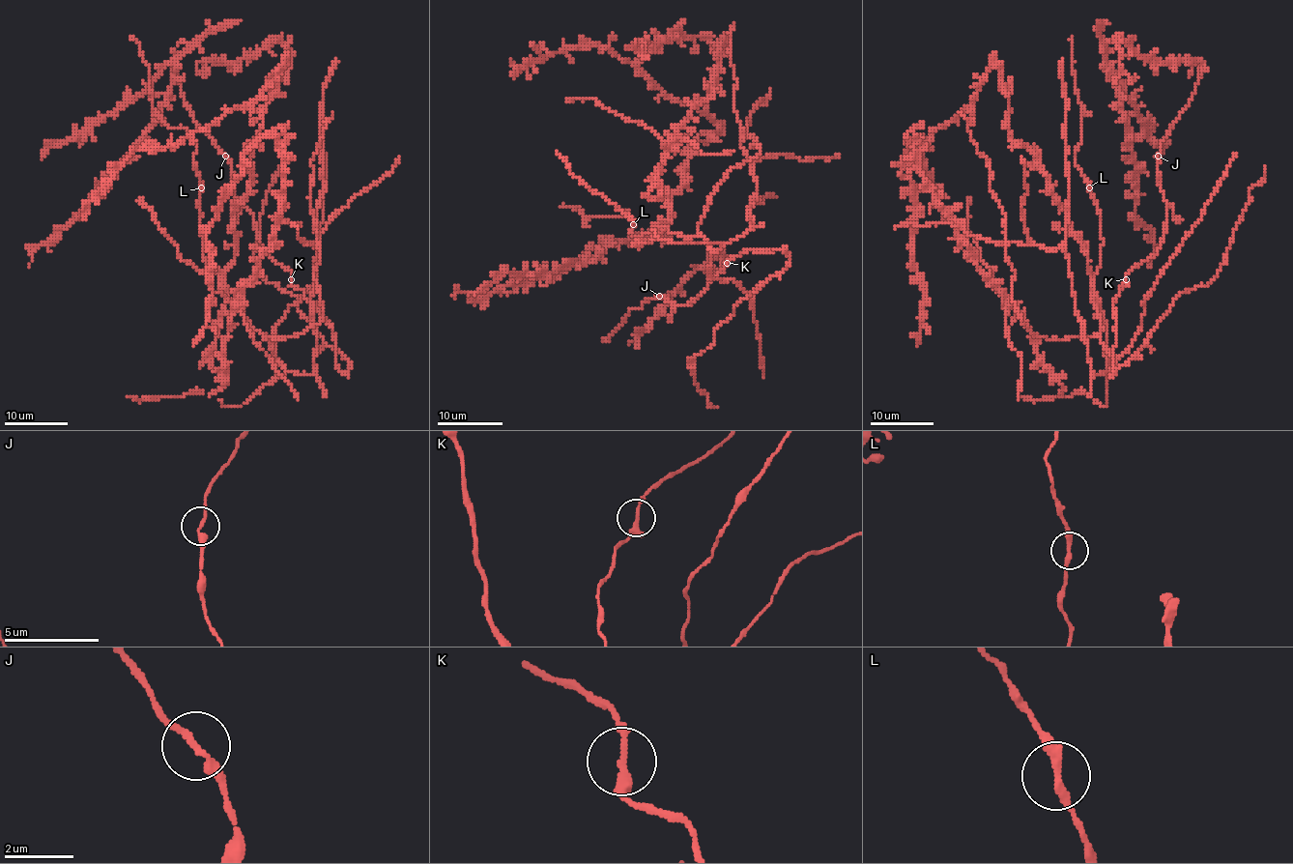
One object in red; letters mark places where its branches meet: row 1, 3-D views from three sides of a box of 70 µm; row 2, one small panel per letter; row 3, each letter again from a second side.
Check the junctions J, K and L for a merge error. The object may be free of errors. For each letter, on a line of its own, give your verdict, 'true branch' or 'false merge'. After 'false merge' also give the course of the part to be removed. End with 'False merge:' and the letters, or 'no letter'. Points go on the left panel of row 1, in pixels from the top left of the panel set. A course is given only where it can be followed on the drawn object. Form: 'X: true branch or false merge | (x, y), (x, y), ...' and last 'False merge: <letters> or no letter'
J: true branch
K: true branch
L: true branch
False merge: no letter

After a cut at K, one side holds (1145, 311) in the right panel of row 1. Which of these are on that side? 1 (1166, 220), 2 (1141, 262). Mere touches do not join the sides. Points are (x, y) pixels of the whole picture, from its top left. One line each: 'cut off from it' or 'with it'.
1: cut off from it
2: cut off from it

